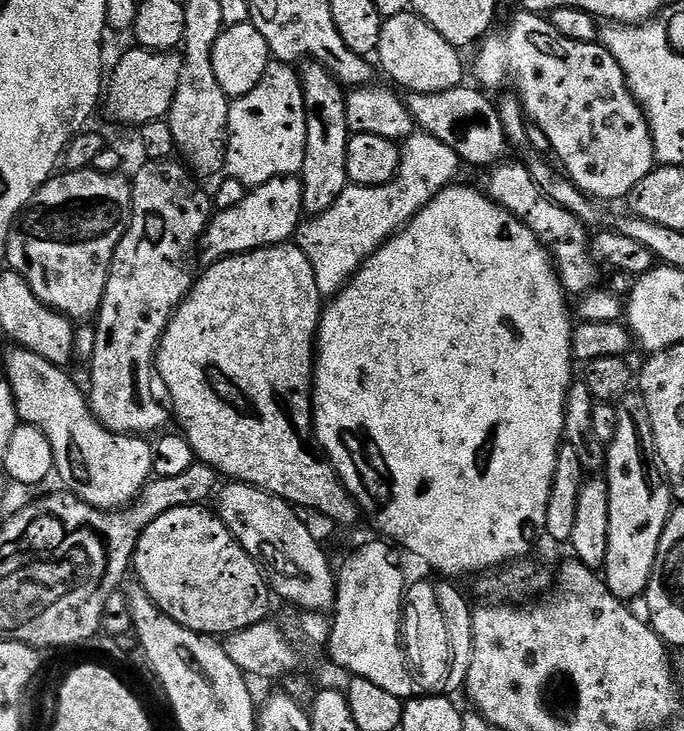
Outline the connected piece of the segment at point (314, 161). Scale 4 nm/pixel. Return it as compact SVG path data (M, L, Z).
M308 62L303 65L299 69L300 74L300 85L302 86L302 90L304 91L304 105L306 106L306 110L308 113L306 114L306 158L302 162L302 170L299 172L299 181L302 186L302 198L304 199L304 211L307 213L309 217L321 216L323 212L326 210L330 210L330 206L334 206L334 202L338 202L338 198L343 194L344 191L350 186L350 181L348 178L348 171L346 170L346 150L348 149L348 119L346 118L346 106L344 105L344 101L346 99L345 89L340 89L340 84L335 80L337 78L334 75L334 72L330 69L326 69L322 64L315 62Z

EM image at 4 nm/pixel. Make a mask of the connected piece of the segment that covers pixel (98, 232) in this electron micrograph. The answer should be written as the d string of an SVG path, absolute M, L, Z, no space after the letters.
M85 170L82 172L65 171L64 176L61 174L53 175L51 180L47 180L43 186L38 189L32 196L32 201L27 208L20 213L13 229L8 234L8 251L6 259L8 259L7 267L11 271L16 272L23 278L30 290L34 290L36 297L47 308L53 308L56 312L61 312L62 315L67 316L73 322L88 322L93 319L100 311L100 304L103 302L103 294L107 286L107 278L110 274L111 260L114 258L115 248L119 244L119 240L126 234L127 228L131 226L131 212L132 212L132 181L124 174L117 174L115 172L97 172L95 170Z

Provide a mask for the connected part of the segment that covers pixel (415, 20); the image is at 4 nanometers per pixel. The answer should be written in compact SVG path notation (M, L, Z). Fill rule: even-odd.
M411 10L384 20L380 31L379 56L385 74L393 80L391 83L397 89L404 88L405 93L434 94L461 87L465 83L461 53L453 44L446 42L446 38L442 38L442 34L434 30L434 26L427 24Z

